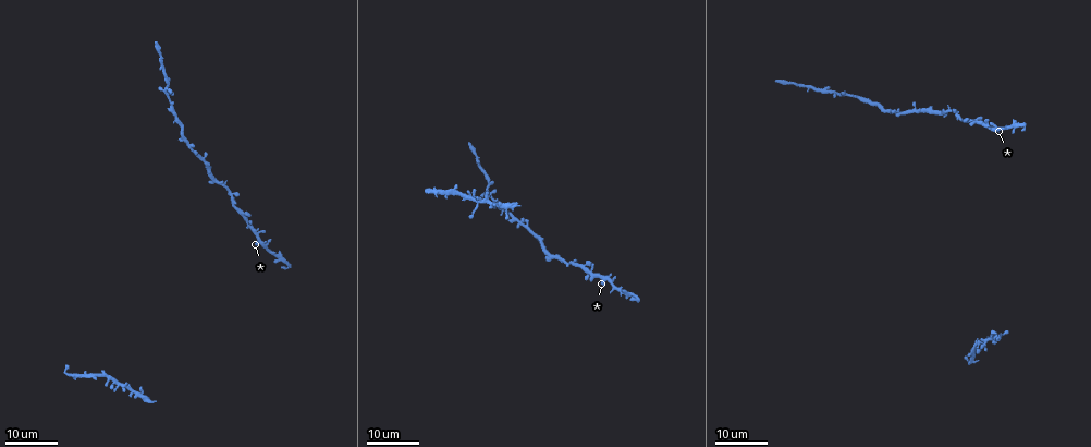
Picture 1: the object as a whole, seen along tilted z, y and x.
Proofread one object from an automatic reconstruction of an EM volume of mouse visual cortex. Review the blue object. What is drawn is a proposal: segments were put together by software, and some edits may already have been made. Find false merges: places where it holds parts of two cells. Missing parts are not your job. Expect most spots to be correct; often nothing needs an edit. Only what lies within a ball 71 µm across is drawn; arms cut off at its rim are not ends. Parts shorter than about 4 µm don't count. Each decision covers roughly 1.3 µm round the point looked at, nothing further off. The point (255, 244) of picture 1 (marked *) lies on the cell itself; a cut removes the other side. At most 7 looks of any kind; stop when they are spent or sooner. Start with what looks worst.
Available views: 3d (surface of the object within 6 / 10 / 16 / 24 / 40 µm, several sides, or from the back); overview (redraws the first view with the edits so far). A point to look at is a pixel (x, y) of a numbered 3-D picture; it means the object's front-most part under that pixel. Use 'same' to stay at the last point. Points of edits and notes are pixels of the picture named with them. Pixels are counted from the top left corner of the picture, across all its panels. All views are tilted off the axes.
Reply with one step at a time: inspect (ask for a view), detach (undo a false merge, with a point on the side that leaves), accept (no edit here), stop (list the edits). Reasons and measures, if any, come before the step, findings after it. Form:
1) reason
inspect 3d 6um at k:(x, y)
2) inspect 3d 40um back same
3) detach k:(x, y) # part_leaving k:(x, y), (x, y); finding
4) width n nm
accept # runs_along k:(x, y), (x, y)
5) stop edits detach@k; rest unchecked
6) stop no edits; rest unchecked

branch point
inspect 3d 24um at 1:(606, 279)

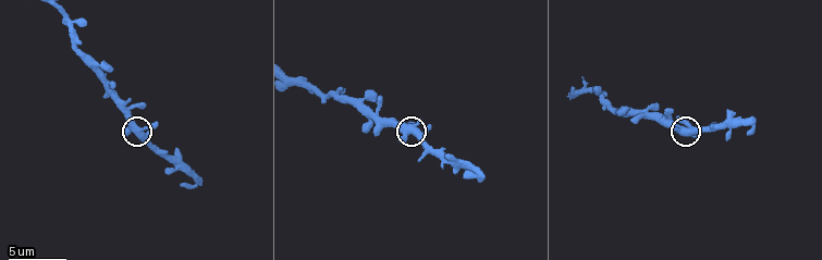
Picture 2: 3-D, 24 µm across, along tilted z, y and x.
zoom in
inspect 3d 6um at 2:(137, 126)

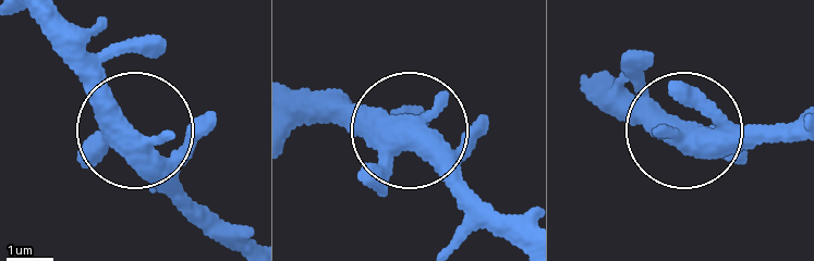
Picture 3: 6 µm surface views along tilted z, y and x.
other side
inspect 3d 6um back at 3:(126, 128)

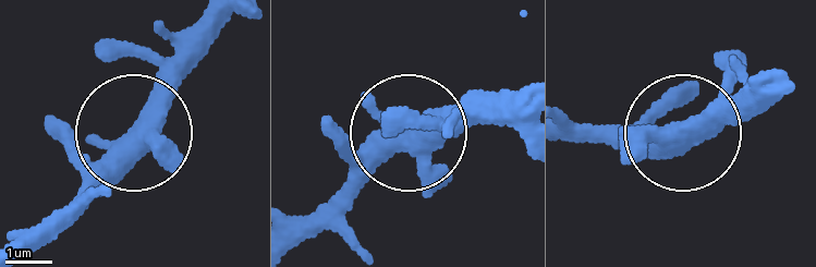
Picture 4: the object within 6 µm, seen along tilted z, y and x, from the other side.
side_arm 9 um
accept # runs_along 4:(448, 178), (413, 142), (309, 214); all the same cell

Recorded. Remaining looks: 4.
inspect 3d 10um at 2:(580, 90)

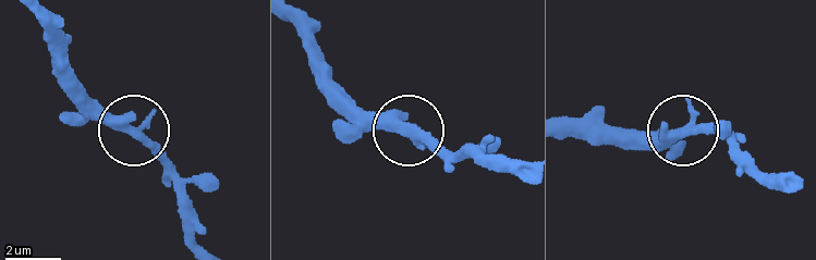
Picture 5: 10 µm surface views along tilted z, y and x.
inspect 3d 10um back at 5:(406, 132)

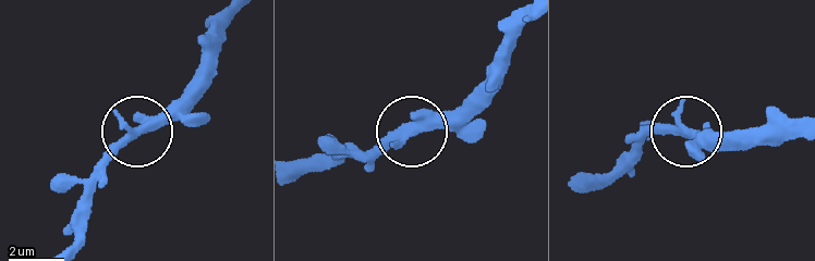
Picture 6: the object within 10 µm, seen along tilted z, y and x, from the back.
width 330 nm
accept # one cell here

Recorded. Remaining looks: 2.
thin neck
inspect 3d 16um at 1:(851, 97)

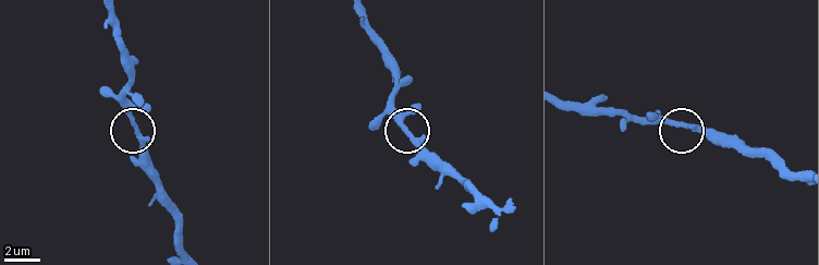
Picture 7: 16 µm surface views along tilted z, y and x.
inspect 3d 10um at 7:(135, 128)

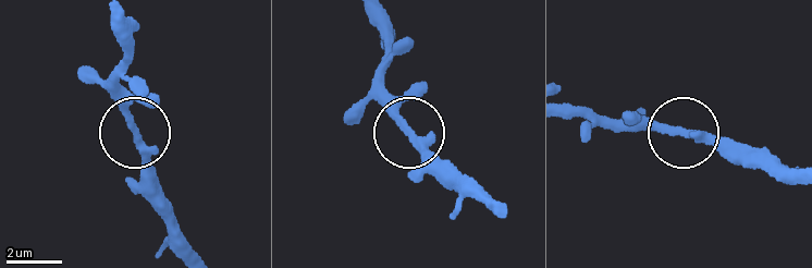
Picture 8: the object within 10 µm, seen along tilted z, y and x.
accept # runs_along 8:(489, 195), (408, 131), (382, 93); continuous, no second cell

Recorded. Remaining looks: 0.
stop no edits; rest unchecked

